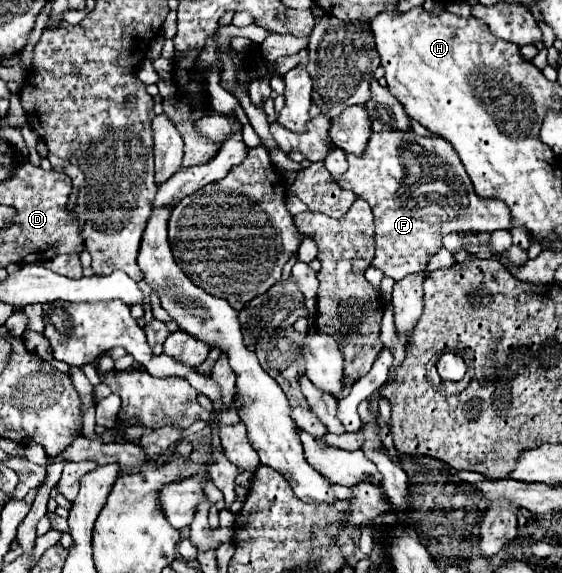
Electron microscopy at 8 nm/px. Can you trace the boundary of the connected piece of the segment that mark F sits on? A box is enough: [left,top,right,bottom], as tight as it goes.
[336,131,512,281]

